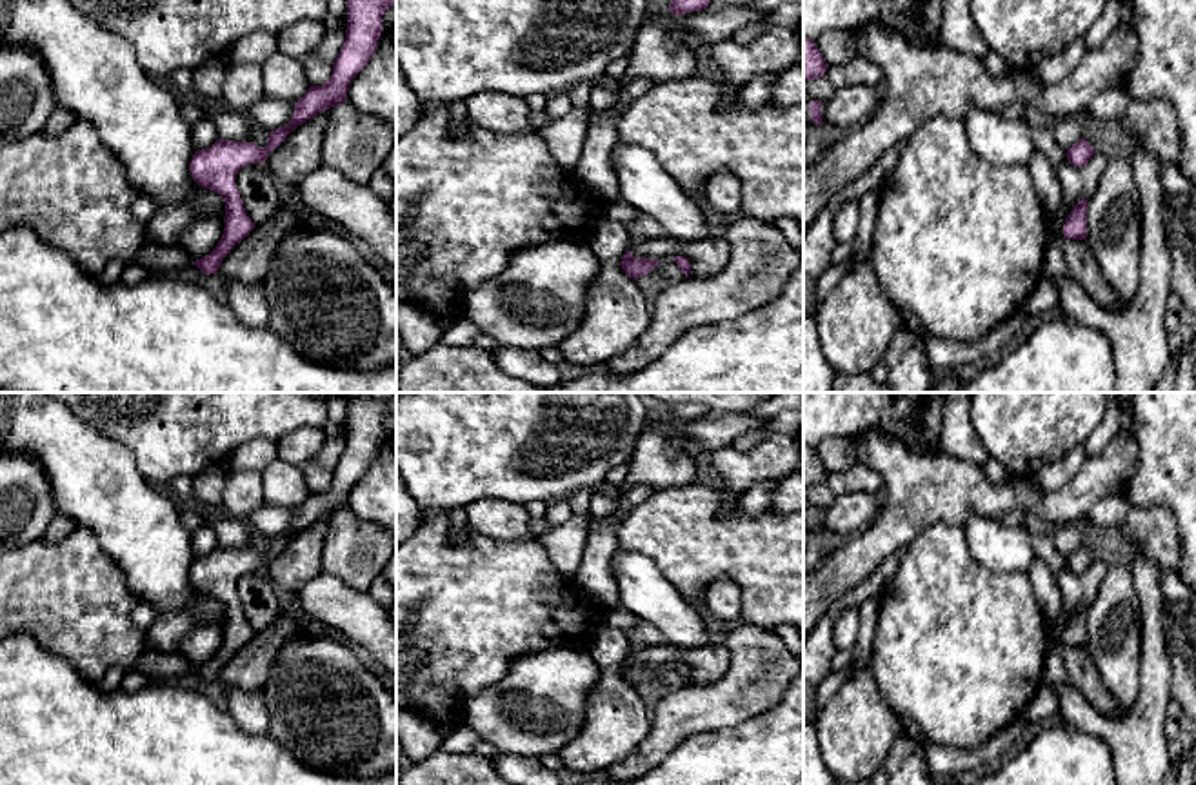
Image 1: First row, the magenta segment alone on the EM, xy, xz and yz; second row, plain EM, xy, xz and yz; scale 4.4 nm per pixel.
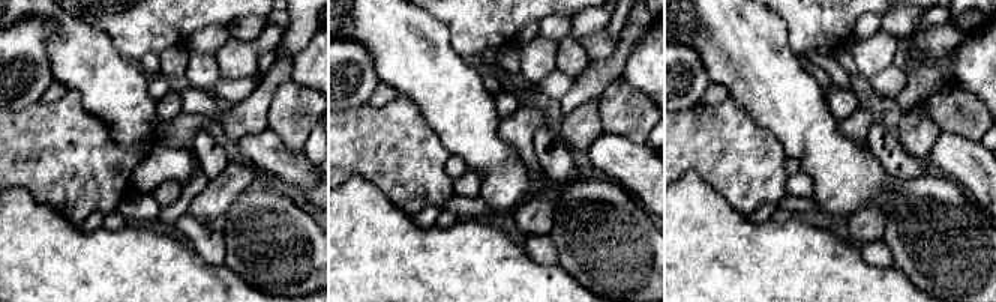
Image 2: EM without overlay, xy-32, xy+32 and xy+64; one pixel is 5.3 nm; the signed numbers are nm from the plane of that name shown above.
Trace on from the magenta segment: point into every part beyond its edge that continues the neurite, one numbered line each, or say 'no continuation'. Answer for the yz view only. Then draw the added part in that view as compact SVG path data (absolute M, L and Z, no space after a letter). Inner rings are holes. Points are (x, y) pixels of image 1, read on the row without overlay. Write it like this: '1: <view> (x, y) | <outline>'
no continuation

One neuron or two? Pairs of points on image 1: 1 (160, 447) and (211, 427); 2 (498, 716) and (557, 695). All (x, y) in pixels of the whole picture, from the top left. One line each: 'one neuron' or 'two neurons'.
1: one neuron
2: one neuron

